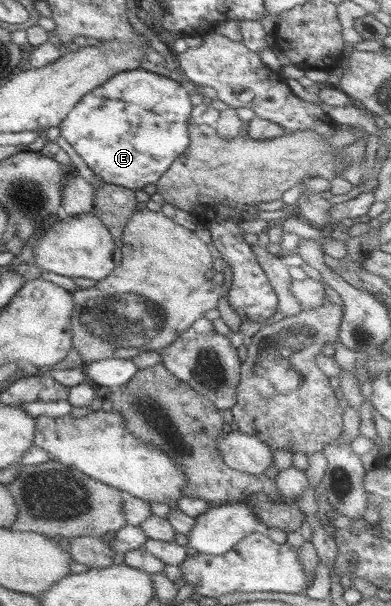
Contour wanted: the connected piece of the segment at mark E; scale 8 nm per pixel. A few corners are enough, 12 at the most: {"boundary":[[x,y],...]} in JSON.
{"boundary":[[141,68],[57,126],[101,184],[155,184],[189,145],[180,83]]}

